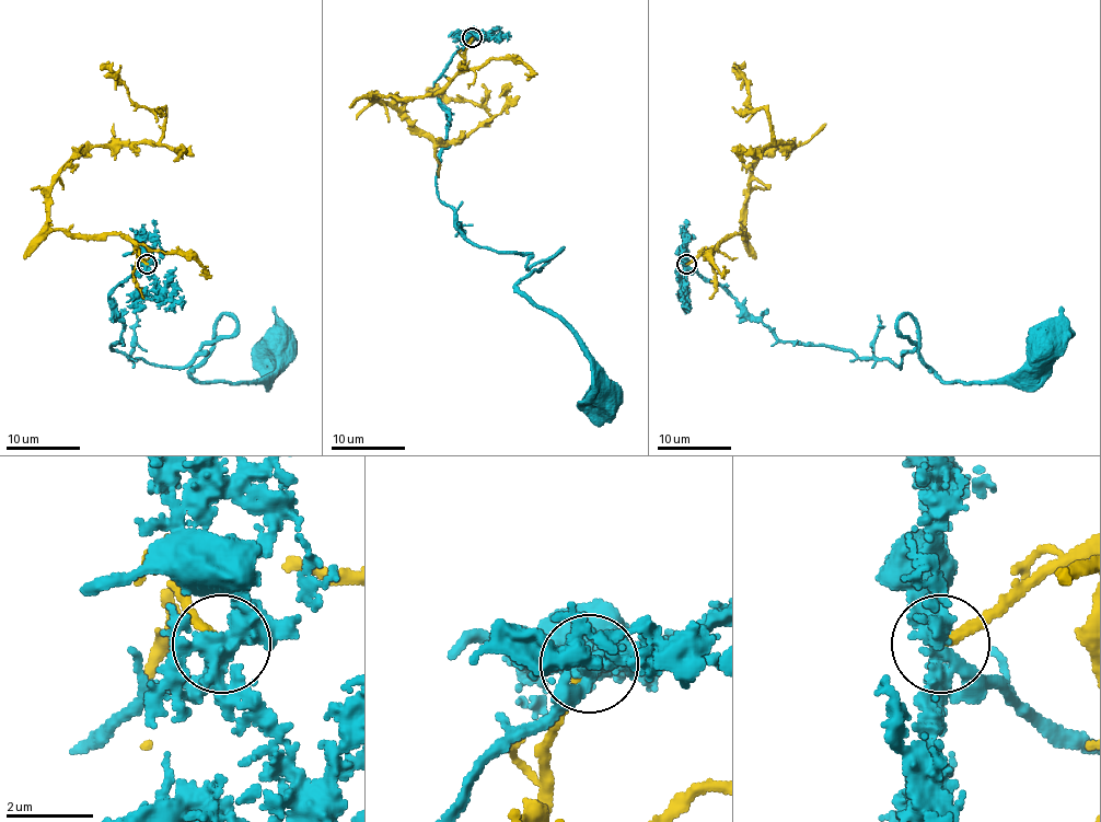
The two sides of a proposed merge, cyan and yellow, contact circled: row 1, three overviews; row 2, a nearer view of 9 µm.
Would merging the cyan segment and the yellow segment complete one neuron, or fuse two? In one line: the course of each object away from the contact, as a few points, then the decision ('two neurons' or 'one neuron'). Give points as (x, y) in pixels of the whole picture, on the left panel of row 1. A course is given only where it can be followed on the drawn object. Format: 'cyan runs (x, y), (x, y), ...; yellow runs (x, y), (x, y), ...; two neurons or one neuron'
cyan runs (146, 265), (109, 296), (111, 348), (187, 367), (228, 314), (190, 373), (233, 383), (263, 383), (279, 348); yellow runs (146, 265), (122, 235), (48, 222), (51, 181), (92, 146), (161, 139), (166, 111), (137, 105), (100, 65); two neurons

